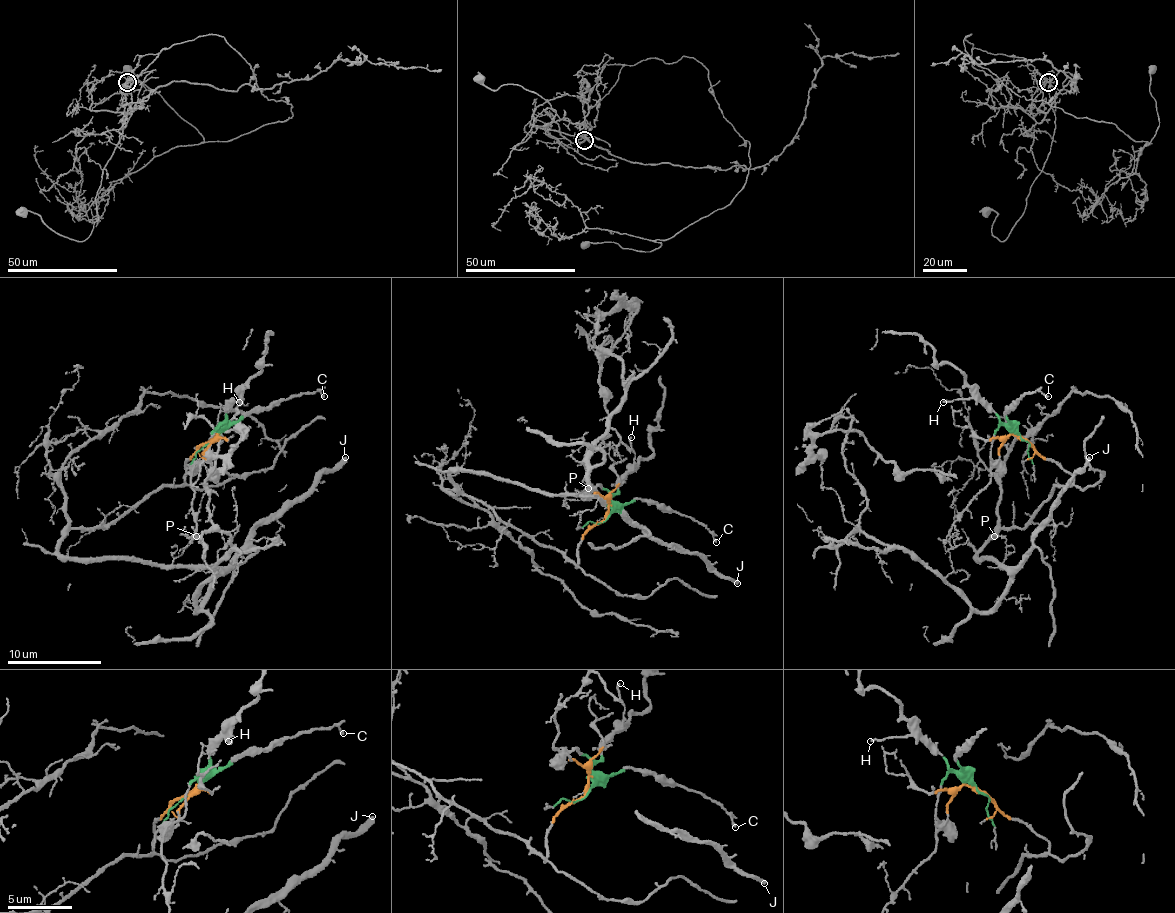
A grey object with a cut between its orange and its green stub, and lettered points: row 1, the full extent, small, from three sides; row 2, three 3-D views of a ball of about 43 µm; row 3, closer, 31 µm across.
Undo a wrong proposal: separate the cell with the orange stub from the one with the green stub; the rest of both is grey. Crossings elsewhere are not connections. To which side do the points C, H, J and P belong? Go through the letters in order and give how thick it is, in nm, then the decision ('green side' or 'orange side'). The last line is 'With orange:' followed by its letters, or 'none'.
C: calibre 180 nm; green side
H: calibre 150 nm; green side
J: calibre 320 nm; orange side
P: calibre 90 nm; orange side
With orange: J, P

